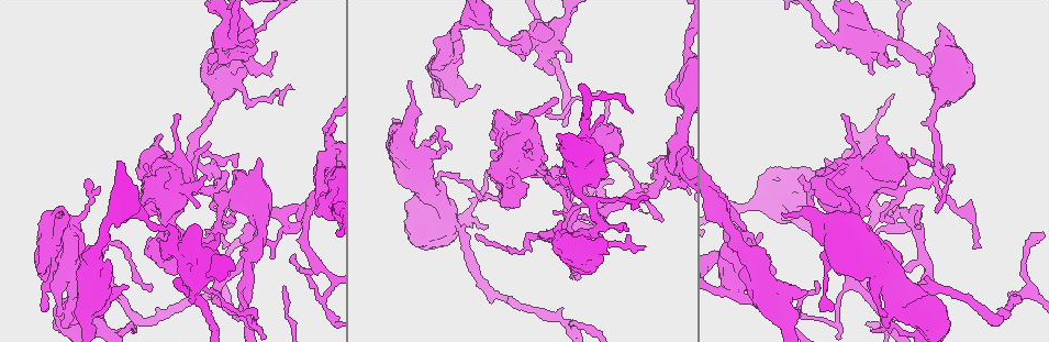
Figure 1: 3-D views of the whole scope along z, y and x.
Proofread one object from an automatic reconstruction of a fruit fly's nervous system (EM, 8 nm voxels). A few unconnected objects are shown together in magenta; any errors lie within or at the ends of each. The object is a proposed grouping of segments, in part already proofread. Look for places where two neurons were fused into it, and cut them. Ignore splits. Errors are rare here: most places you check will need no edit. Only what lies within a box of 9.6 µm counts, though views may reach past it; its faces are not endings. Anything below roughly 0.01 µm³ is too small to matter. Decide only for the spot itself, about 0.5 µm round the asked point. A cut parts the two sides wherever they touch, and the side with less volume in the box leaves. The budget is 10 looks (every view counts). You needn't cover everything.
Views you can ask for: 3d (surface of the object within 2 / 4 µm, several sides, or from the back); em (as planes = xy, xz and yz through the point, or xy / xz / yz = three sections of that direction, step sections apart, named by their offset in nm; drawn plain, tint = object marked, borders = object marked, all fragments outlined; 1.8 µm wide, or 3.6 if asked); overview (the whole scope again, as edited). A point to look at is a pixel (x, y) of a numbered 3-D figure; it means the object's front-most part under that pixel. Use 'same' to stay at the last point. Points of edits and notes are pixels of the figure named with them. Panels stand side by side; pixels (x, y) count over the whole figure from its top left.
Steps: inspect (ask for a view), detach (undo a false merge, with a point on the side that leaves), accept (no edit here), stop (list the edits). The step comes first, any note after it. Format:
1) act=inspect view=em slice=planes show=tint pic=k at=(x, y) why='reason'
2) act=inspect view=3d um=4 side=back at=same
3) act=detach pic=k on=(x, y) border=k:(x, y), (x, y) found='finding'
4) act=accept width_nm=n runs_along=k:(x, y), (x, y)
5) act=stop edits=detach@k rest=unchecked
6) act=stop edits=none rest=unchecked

act=inspect view=em slice=yz step=4 show=tint pic=1 at=(161, 234) why='calibre changes'

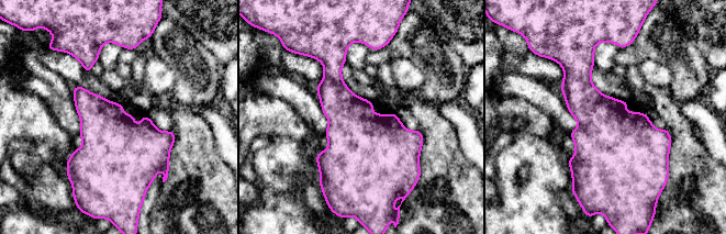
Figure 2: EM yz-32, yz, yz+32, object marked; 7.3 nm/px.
act=inspect view=em slice=planes show=tint at=same why='cut it another way'

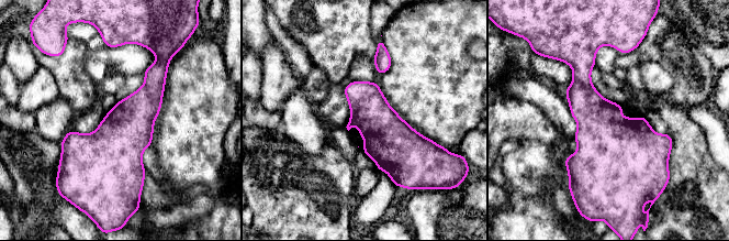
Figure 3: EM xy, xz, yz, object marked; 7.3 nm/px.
act=accept found='one neuron here'

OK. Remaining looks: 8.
act=inspect view=3d um=4 pic=1 at=(558, 191) why='a fork'

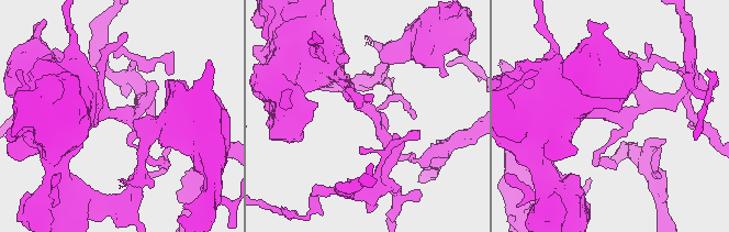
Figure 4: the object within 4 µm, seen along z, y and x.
act=inspect view=em slice=planes show=tint pic=4 at=(372, 114)

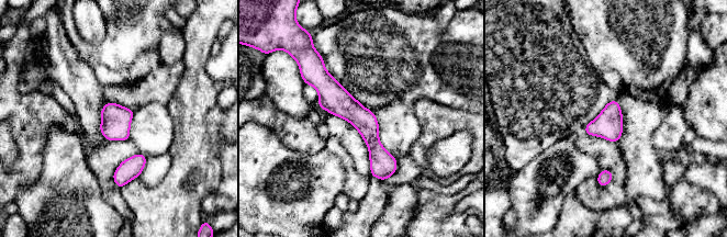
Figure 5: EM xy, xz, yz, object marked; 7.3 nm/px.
act=accept width_nm=170 runs_along=5:(320, 70), (368, 127), (384, 176) found='one neuron here'

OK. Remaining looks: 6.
act=inspect view=3d um=4 pic=1 at=(190, 250) why='four or more arms meet'

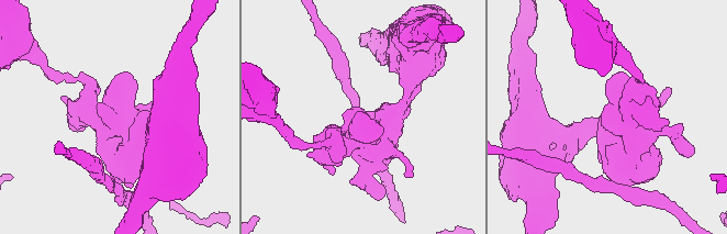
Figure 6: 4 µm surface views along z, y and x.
act=inspect view=em um=3.6 slice=xz step=16 show=tint pic=6 at=(360, 135)

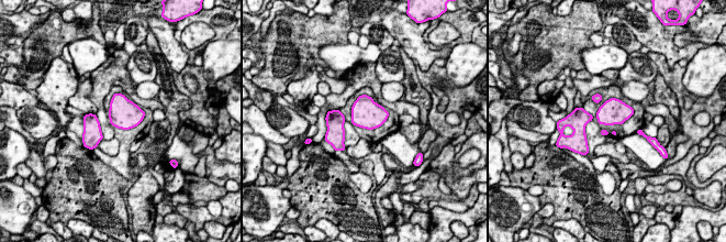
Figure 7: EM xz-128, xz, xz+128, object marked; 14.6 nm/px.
act=inspect view=em um=3.6 slice=planes show=tint at=same why='another direction'

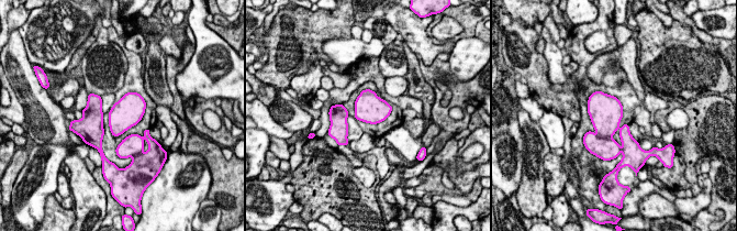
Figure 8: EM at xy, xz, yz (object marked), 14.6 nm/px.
act=accept found='one neuron here'

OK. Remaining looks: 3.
act=inspect view=em um=3.6 slice=planes show=tint pic=1 at=(839, 39) why='calibre changes'

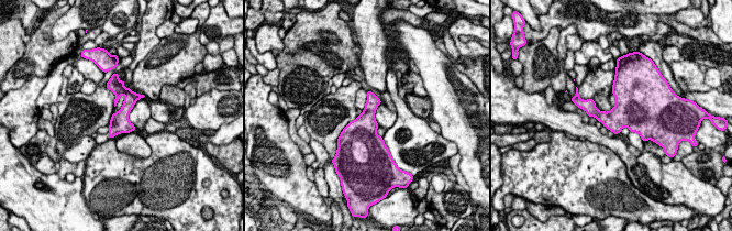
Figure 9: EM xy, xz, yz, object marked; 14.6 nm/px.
act=accept runs_along=9:(120, 84), (128, 106), (111, 134) found='continuous, no second neuron'

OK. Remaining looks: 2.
act=stop edits=none rest=unchecked

